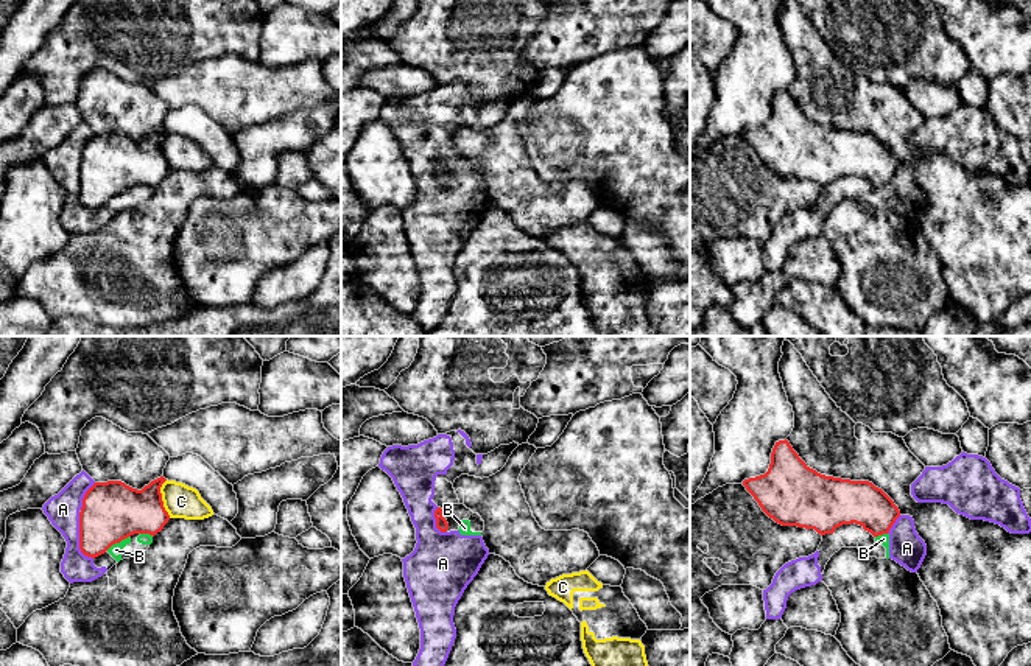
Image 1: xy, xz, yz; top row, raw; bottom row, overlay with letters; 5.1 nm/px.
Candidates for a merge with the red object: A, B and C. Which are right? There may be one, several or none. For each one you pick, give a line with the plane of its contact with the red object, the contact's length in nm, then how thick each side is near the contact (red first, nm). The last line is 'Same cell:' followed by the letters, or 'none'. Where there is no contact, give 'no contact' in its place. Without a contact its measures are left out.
Same cell: none

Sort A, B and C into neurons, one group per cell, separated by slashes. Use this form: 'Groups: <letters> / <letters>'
Groups: A B / C

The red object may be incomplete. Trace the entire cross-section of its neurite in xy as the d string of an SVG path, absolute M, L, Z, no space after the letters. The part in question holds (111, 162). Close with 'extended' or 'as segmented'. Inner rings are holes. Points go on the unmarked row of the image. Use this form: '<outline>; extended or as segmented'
M160 128L142 142L121 132L95 134L79 163L81 204L95 210L134 185L154 188L160 184L170 171L160 145L165 132Z; as segmented

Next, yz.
M776 93L765 126L743 132L762 162L782 177L833 185L843 176L860 176L874 188L888 185L899 159L869 132L825 128L810 120L790 93Z; as segmented

